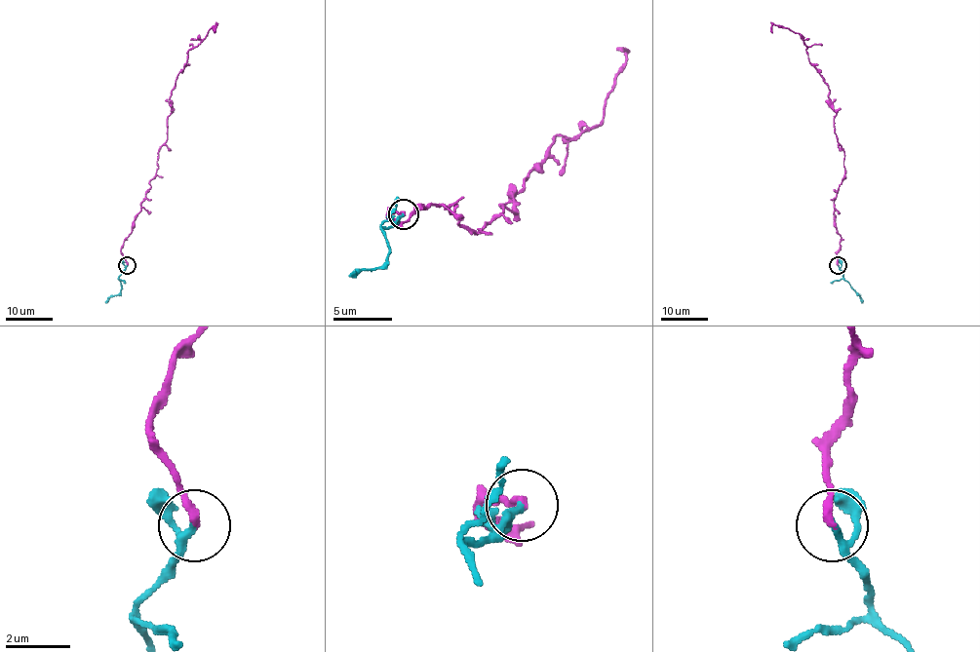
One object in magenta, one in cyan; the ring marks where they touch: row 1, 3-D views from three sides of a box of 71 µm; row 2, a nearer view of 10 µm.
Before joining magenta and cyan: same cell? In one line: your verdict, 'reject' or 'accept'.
accept

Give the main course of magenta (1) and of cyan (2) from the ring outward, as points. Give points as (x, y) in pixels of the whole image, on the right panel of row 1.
1: (837, 265), (841, 236), (834, 199), (844, 150), (837, 139), (836, 113), (800, 34), (775, 24), (772, 33)
2: (837, 265), (843, 278), (860, 294), (862, 303)

